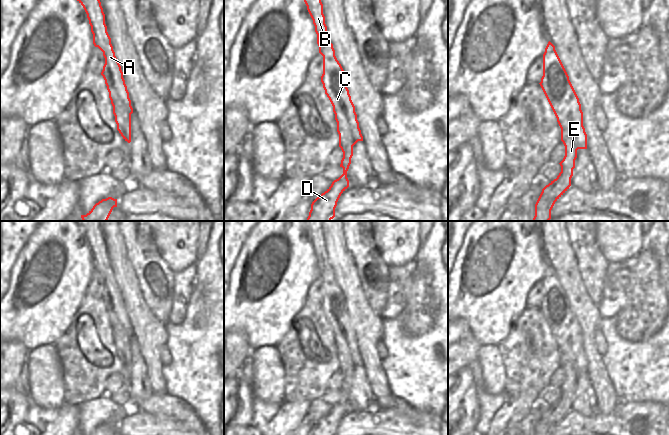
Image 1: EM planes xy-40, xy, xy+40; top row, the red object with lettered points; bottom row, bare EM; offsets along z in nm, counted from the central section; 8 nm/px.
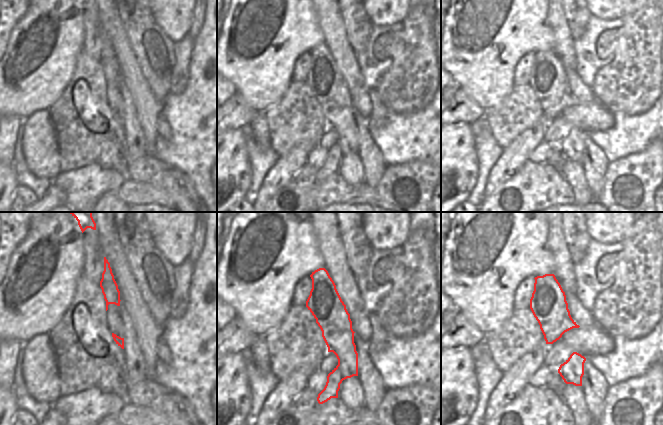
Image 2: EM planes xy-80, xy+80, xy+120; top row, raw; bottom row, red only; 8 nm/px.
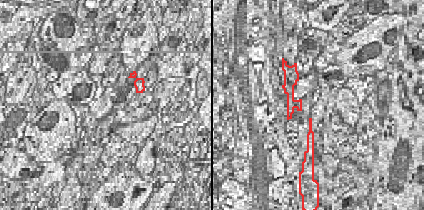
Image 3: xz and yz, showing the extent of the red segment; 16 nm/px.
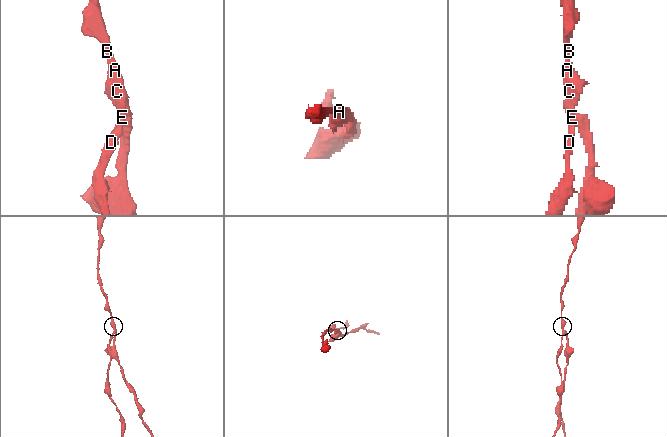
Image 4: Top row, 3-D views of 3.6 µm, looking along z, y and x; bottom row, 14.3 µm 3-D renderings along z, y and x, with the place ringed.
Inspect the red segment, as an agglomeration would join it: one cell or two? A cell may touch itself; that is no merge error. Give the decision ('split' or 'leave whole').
split

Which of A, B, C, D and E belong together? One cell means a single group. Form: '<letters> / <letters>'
A B C E / D

